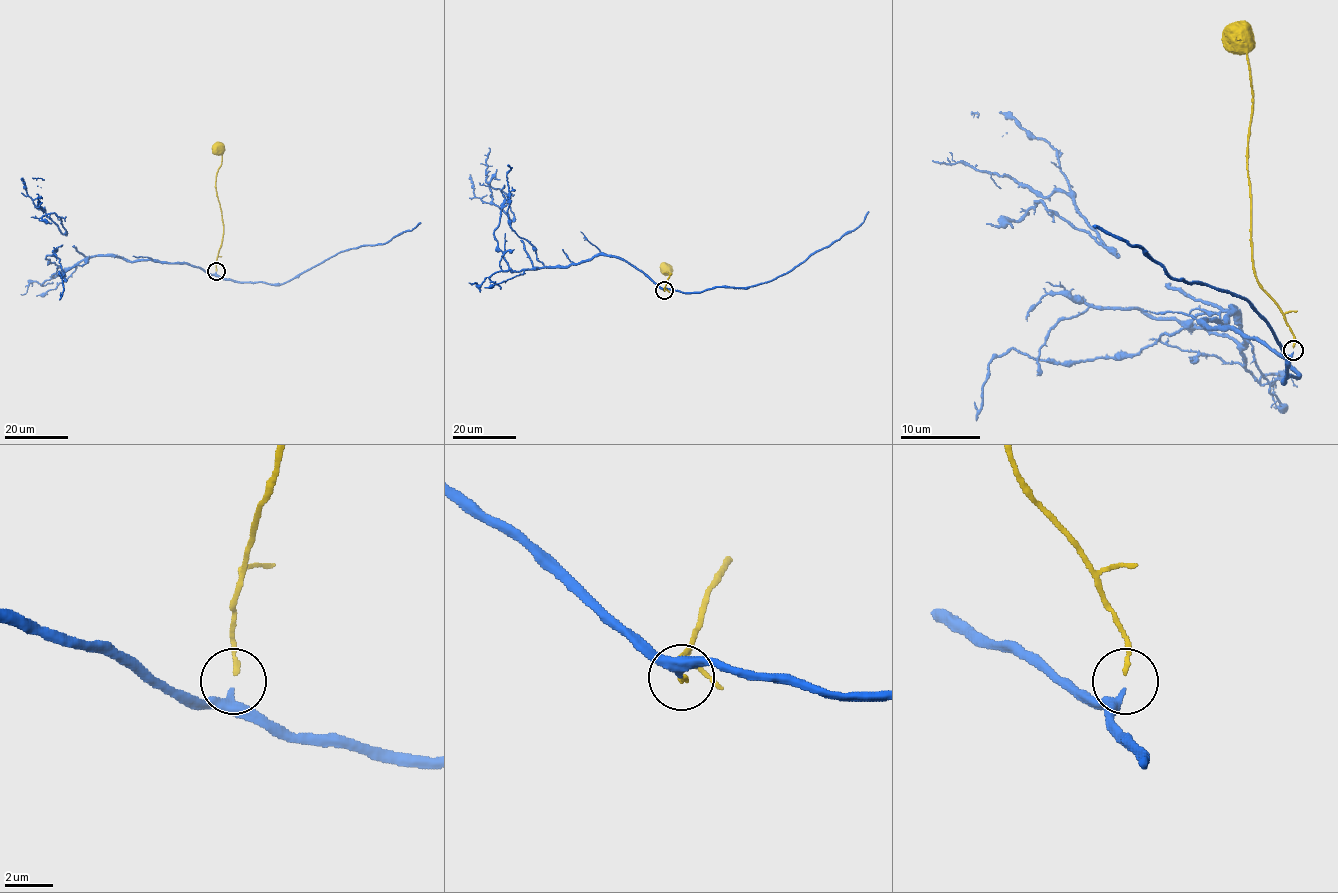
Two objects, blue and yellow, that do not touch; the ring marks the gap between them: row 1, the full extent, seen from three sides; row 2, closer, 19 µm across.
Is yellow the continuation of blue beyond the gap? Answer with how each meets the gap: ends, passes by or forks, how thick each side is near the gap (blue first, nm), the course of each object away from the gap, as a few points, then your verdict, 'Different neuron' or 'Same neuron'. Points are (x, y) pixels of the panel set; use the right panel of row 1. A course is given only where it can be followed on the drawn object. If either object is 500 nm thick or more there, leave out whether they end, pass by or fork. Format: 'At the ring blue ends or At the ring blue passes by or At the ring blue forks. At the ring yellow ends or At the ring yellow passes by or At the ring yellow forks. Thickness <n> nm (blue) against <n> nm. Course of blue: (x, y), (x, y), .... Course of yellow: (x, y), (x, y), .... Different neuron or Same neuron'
At the ring blue ends. At the ring yellow ends. Thickness 340 nm (blue) against 190 nm. Course of blue: (1294, 351), (1204, 321), (1234, 309), (1242, 343), (1074, 297), (1104, 241), (1056, 152), (998, 112), (976, 118). Course of yellow: (1294, 347), (1294, 333), (1286, 315), (1266, 291), (1254, 269), (1248, 140), (1252, 98), (1248, 40), (1240, 34). Same neuron

